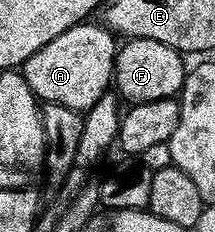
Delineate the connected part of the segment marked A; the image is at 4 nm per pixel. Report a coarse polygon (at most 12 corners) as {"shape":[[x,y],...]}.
{"shape":[[77,23],[22,66],[41,102],[87,111],[114,81],[118,41]]}

